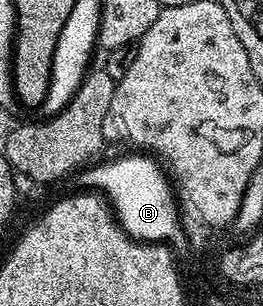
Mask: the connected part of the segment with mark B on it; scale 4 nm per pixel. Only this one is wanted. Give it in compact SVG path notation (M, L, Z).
M140 152L129 154L132 154L129 158L116 158L113 162L97 161L81 169L74 178L80 185L77 187L103 195L110 203L110 209L120 227L137 242L163 244L173 252L184 249L187 251L190 243L184 231L184 224L181 221L182 210L178 205L178 198L169 175L155 157L145 156Z

